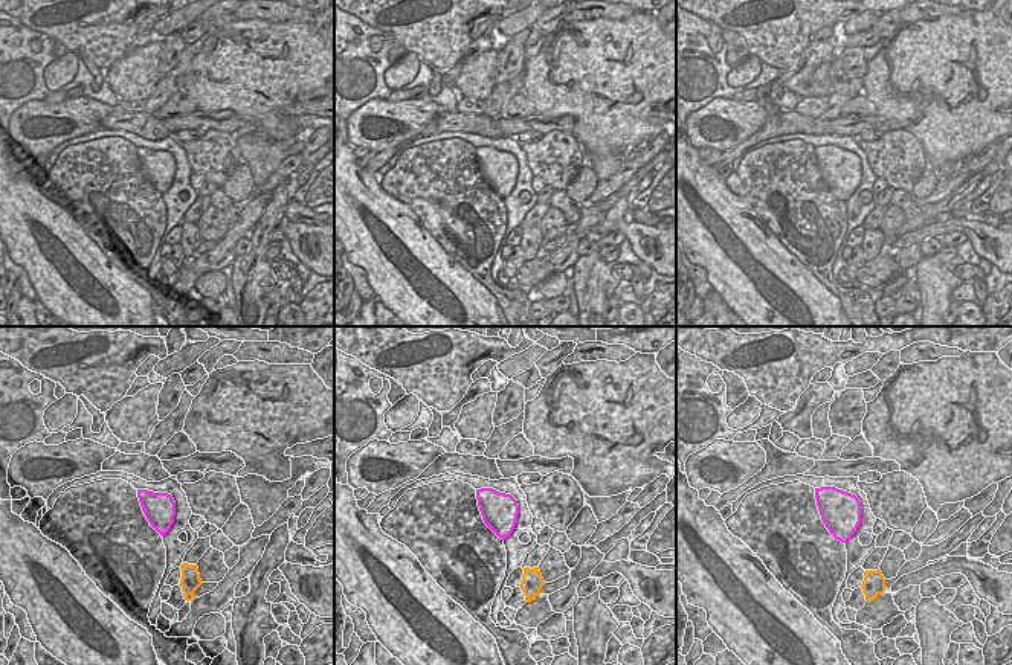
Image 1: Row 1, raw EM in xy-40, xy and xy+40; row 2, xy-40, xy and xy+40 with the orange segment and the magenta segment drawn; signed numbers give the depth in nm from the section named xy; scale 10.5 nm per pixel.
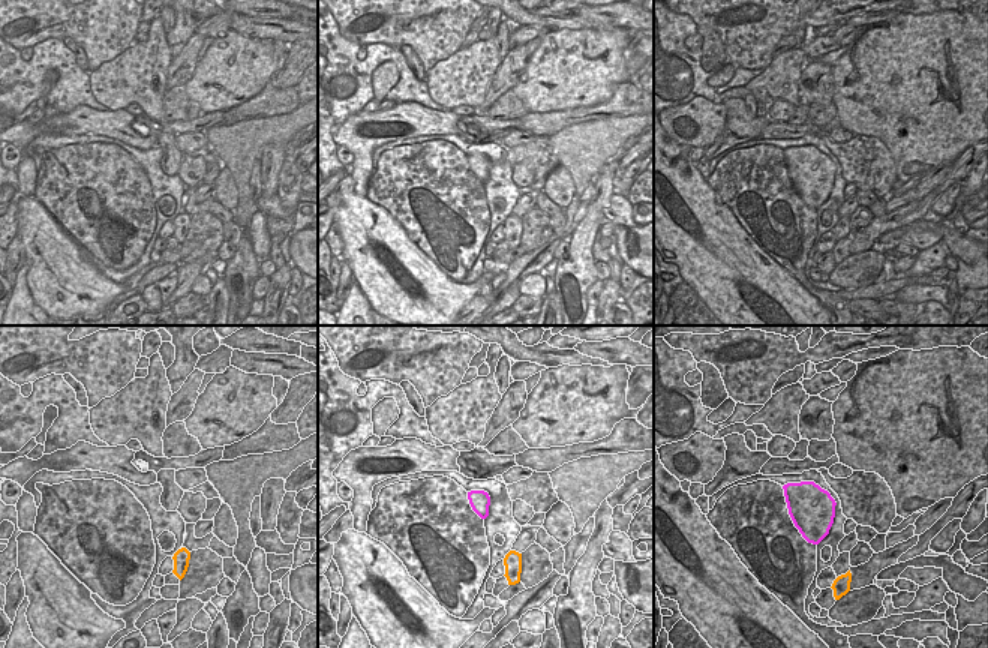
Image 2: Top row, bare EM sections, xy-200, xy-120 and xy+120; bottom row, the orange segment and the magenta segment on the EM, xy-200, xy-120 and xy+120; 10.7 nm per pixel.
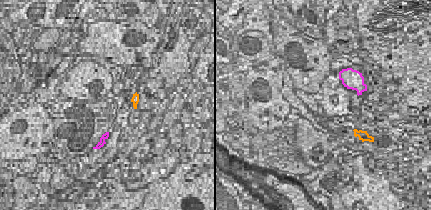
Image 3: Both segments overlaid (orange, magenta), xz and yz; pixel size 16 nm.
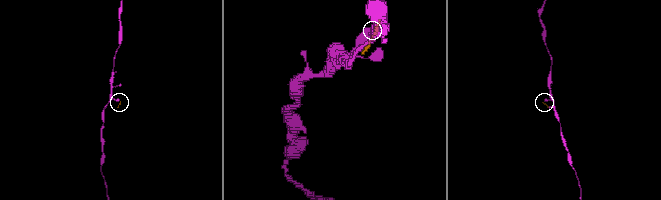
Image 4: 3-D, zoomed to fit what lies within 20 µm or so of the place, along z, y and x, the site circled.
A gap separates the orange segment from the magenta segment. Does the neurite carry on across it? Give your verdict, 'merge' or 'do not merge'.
do not merge

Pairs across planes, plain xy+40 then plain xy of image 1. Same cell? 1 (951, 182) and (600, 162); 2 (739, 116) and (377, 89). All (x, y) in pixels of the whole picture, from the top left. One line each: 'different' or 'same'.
1: different
2: different

